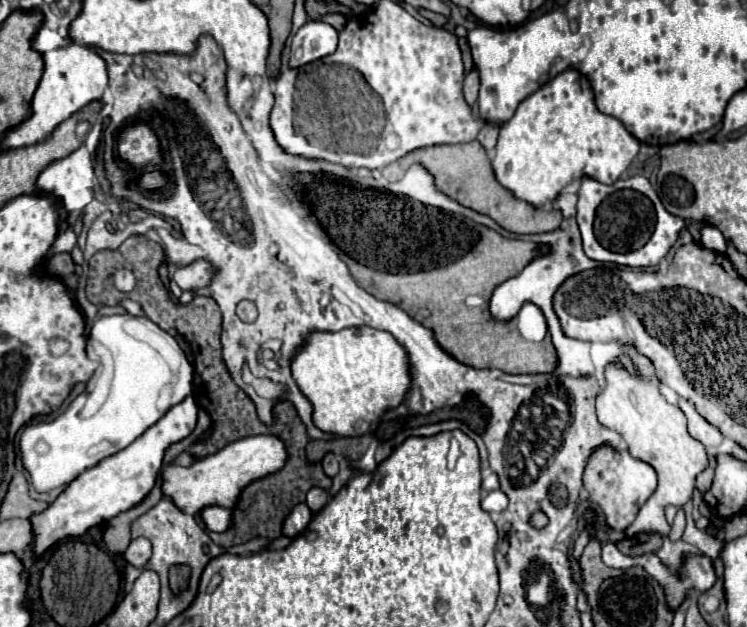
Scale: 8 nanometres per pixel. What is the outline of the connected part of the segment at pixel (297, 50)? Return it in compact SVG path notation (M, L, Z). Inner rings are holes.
M306 21L298 29L290 45L290 49L294 51L292 67L300 67L320 57L326 57L336 51L336 45L338 45L338 33L332 25L322 21Z

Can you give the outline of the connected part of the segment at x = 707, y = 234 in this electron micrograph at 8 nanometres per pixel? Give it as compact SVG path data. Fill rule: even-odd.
M706 225L706 227L702 227L700 231L702 231L702 239L708 239L708 247L710 247L712 251L718 251L718 253L724 253L724 251L726 251L726 239L724 239L724 235L720 233L720 229Z

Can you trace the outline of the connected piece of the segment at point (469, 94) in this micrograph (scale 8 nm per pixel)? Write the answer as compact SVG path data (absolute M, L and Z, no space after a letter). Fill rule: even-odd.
M472 69L464 79L464 97L466 97L468 105L474 105L476 97L478 97L478 87L480 87L480 77L478 77L478 71Z

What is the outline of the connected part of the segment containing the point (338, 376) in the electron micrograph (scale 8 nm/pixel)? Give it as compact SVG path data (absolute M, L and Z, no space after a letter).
M352 327L352 329L340 329L336 333L312 331L308 333L308 337L304 337L304 345L296 349L296 355L290 365L298 389L312 403L314 425L320 431L338 437L364 435L368 431L368 425L374 423L386 409L398 407L410 389L408 357L404 349L396 343L396 339L390 333L372 327Z

